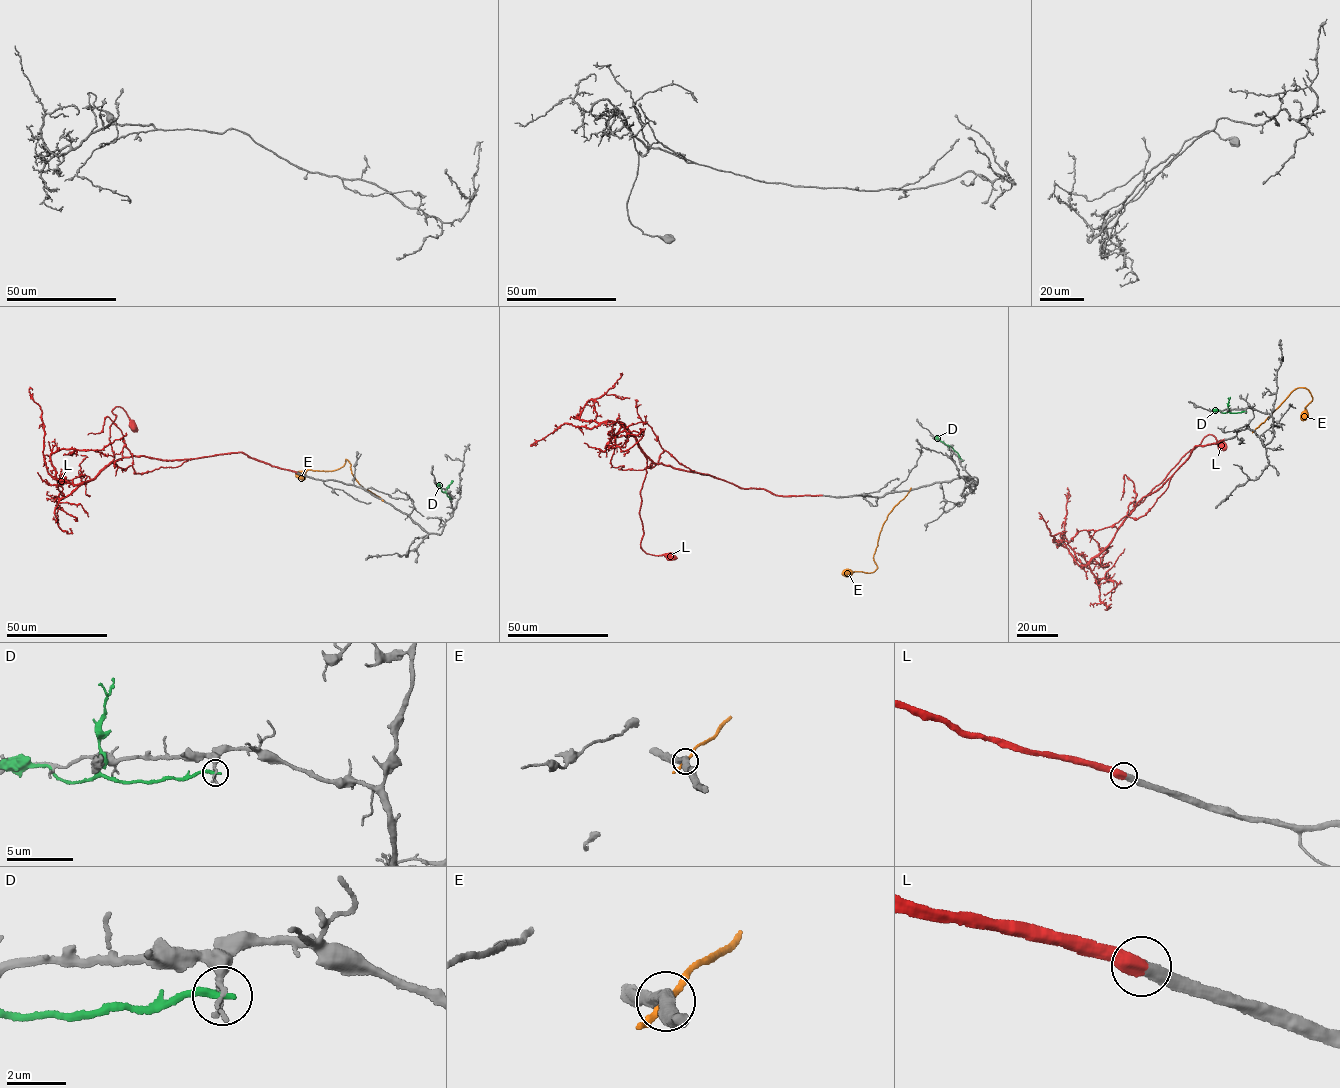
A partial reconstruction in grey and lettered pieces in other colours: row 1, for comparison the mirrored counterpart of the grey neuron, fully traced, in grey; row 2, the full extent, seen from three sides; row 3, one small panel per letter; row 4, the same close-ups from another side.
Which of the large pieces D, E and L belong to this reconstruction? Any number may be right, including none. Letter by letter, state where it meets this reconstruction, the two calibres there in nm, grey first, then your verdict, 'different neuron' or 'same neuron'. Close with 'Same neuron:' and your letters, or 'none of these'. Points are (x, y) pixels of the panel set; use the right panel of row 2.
D: meets grey at (1246, 411); 160 nm thick on the grey side, 260 nm on the other; different neuron
E: meets grey at (1254, 430); 420 nm thick on the grey side, 240 nm on the other; different neuron
L: meets grey at (1225, 439); 400 nm thick on the grey side, 550 nm on the other; same neuron
Same neuron: L

